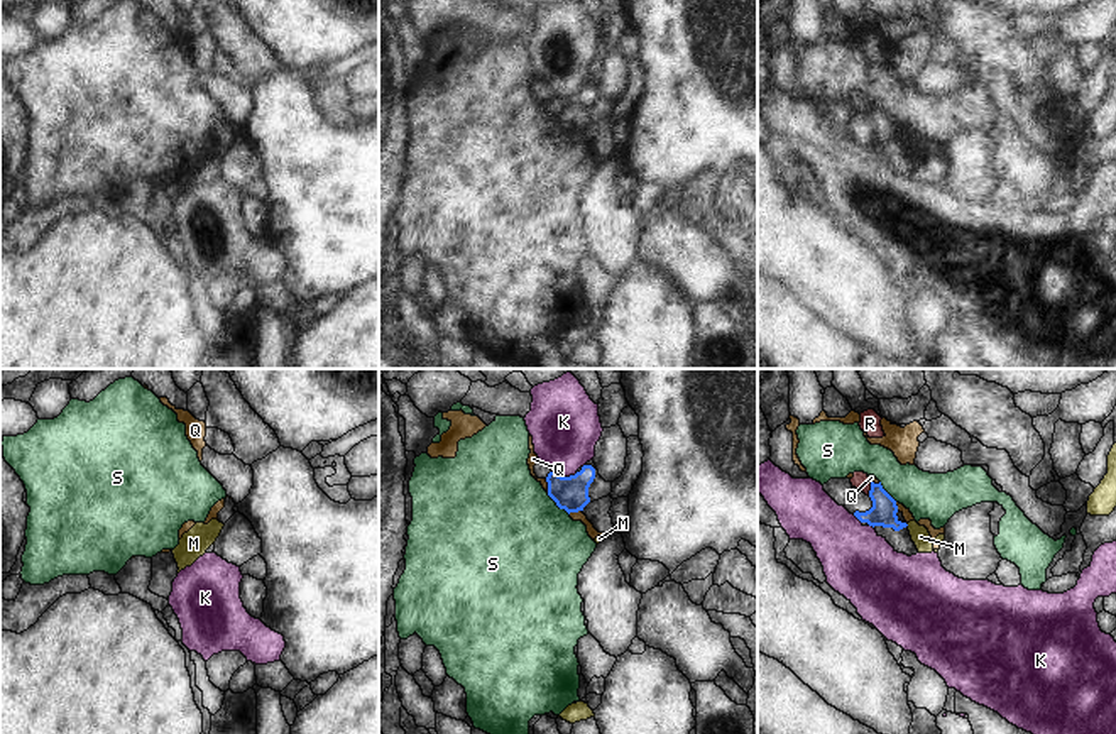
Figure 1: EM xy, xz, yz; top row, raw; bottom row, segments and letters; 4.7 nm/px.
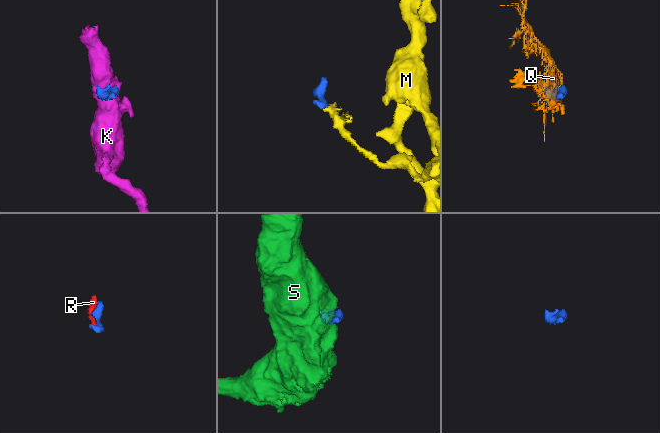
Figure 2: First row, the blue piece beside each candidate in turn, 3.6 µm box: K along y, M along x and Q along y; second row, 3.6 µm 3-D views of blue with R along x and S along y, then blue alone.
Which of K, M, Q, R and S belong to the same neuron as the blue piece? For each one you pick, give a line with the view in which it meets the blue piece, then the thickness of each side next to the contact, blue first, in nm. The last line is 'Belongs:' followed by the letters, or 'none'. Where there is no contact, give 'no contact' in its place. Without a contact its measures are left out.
Belongs: none

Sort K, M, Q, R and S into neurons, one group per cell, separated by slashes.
K / M / Q S / R

